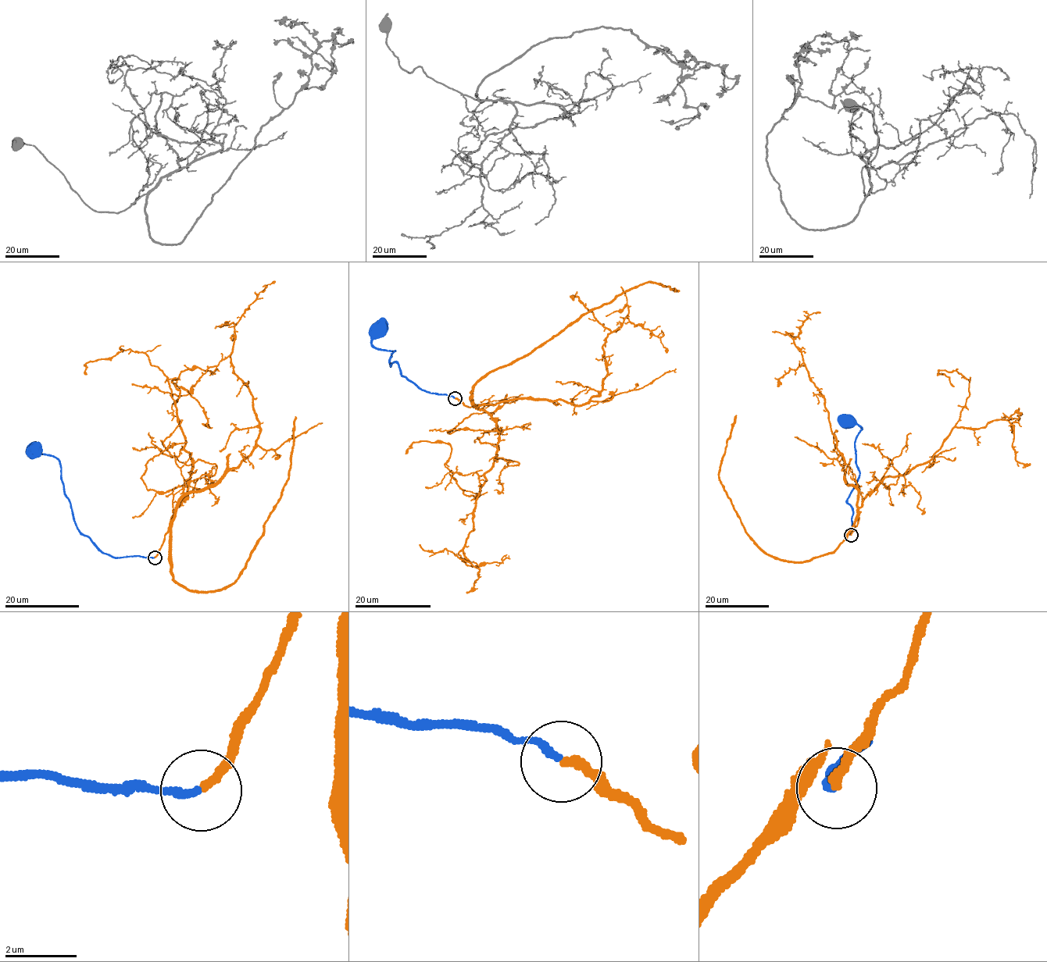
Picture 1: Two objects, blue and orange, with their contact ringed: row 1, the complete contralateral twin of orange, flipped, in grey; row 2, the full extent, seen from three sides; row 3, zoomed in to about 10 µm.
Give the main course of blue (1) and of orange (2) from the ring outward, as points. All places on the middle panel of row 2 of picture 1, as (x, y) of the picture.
1: (455, 398), (419, 389), (402, 375), (397, 363), (391, 366), (389, 358), (396, 350), (374, 347), (376, 328)
2: (455, 398), (473, 405), (469, 393), (489, 373), (531, 353), (584, 313), (623, 292), (650, 281), (678, 291)

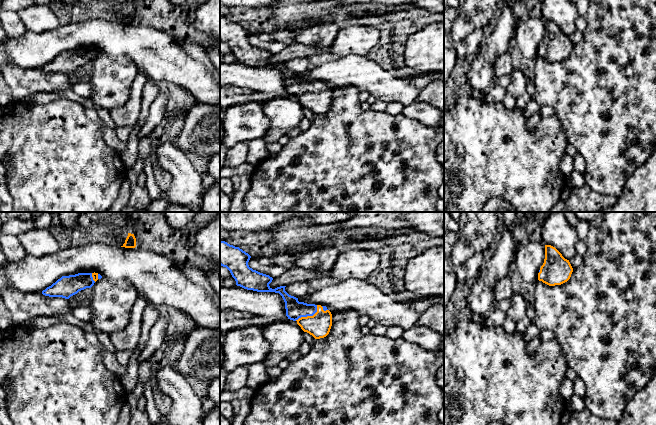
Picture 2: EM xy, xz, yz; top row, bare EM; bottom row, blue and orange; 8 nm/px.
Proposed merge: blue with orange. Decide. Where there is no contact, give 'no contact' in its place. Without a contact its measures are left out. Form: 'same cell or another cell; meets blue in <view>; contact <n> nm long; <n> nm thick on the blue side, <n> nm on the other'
same cell; meets blue in xz; contact 220 nm long; 140 nm thick on the blue side, 190 nm on the other

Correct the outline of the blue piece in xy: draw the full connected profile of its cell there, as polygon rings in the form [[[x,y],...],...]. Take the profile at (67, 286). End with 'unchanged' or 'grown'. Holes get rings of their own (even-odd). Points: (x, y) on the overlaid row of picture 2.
[[[95,272],[62,276],[51,286],[43,290],[42,294],[49,297],[62,297],[69,299],[79,291],[91,288],[94,283],[101,278],[102,276]]] | grown

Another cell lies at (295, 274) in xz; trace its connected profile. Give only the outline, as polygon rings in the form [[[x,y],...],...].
[[[294,267],[292,269],[288,269],[279,277],[273,278],[269,286],[270,288],[275,289],[280,286],[287,286],[288,284],[297,281],[309,282],[314,278],[324,278],[328,276],[331,276],[331,270],[315,271],[301,267]]]

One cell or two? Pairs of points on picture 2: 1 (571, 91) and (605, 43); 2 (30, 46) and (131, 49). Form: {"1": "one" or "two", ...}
{"1": "one", "2": "one"}

